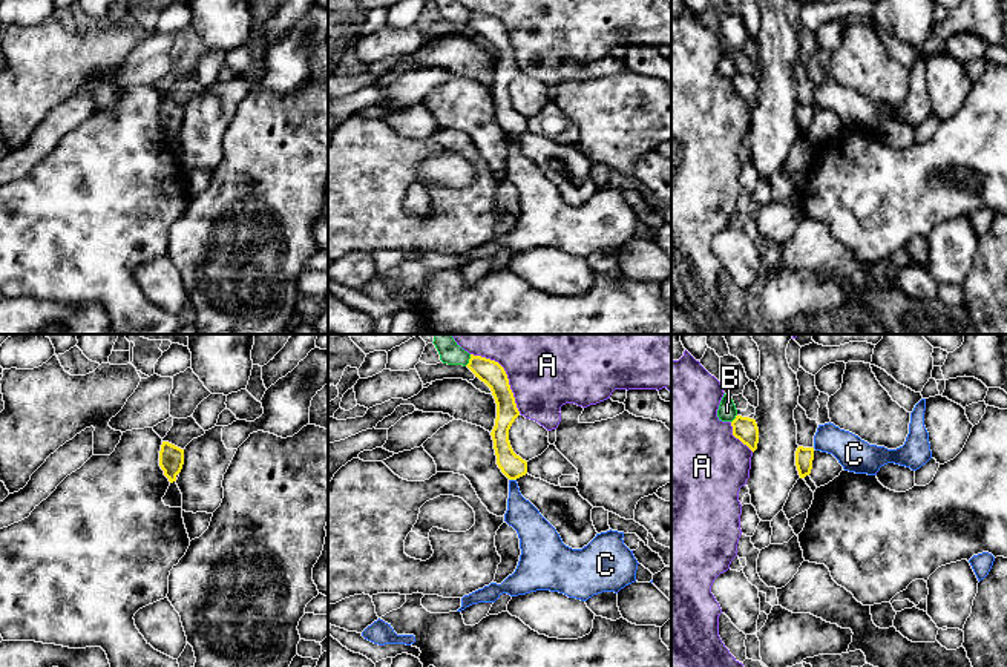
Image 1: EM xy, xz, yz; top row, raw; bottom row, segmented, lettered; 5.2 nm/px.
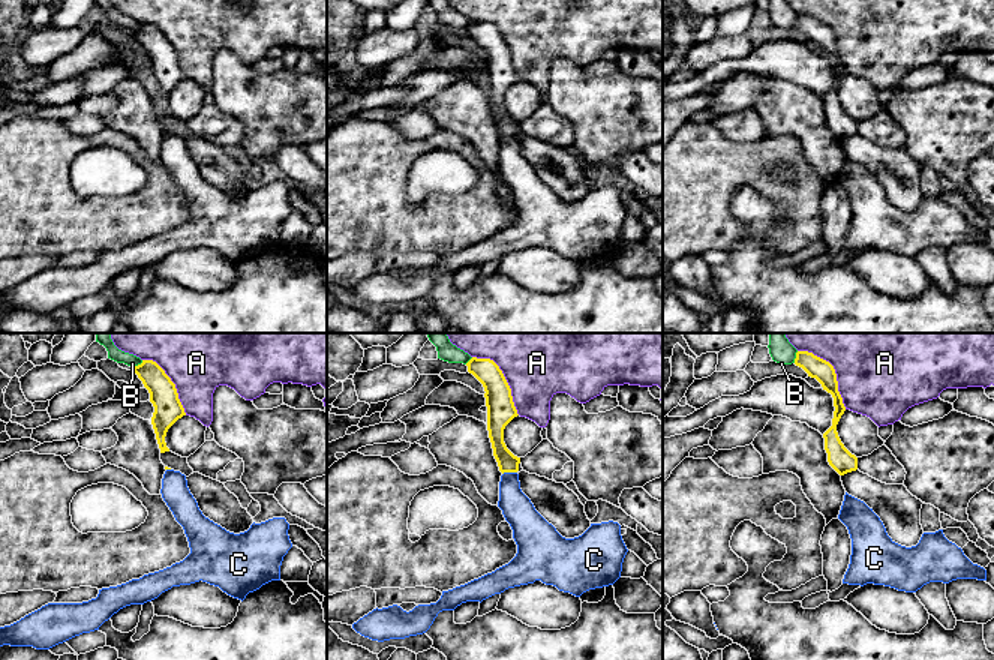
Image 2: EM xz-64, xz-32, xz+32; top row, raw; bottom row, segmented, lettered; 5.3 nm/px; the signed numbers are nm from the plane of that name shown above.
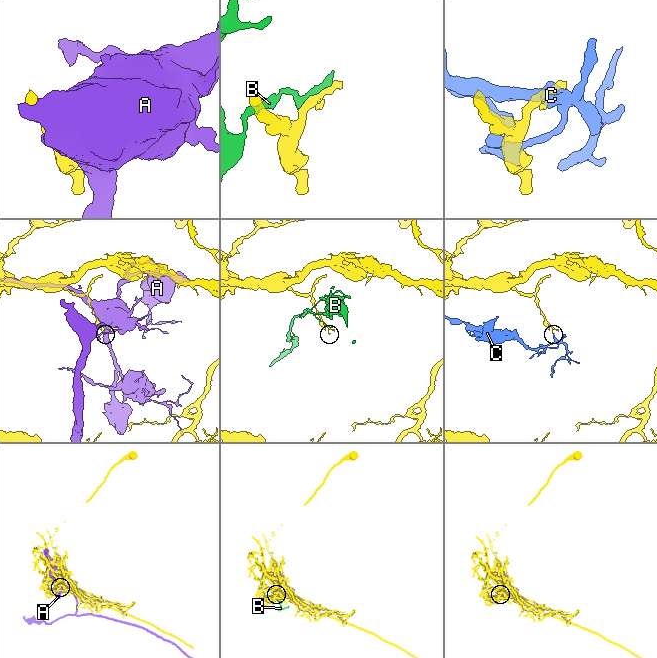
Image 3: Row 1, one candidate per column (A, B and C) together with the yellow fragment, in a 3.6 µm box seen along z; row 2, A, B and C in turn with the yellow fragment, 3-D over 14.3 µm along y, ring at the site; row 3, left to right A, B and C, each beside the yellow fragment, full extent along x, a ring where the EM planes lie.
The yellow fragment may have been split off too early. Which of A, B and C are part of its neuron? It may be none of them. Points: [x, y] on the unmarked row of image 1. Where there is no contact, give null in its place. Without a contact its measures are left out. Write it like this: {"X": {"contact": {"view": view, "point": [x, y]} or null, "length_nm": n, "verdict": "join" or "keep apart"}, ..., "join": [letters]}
{"A": {"contact": {"view": "xz", "point": [506, 31]}, "length_nm": 420, "verdict": "keep apart"}, "B": {"contact": {"view": "xz", "point": [469, 17]}, "length_nm": 70, "verdict": "keep apart"}, "C": {"contact": {"view": "xz", "point": [512, 135]}, "length_nm": 40, "verdict": "keep apart"}, "join": []}

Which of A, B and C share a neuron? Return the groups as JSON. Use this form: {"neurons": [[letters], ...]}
{"neurons": [["A"], ["B"], ["C"]]}

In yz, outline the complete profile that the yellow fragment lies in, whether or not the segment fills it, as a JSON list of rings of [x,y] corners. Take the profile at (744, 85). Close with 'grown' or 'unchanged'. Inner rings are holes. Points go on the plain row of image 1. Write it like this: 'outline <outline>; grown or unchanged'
outline [[[736,72],[731,78],[733,92],[746,101],[753,109],[759,100],[759,84],[754,75]]]; unchanged

